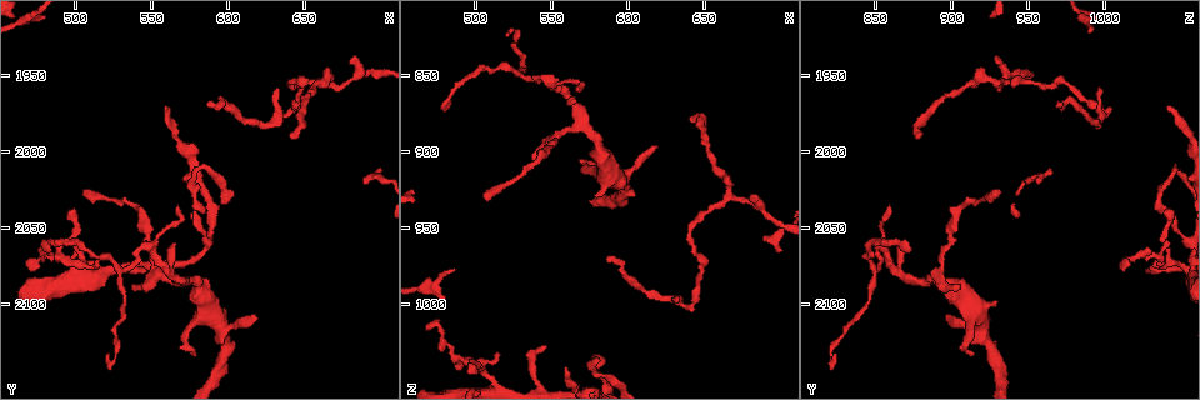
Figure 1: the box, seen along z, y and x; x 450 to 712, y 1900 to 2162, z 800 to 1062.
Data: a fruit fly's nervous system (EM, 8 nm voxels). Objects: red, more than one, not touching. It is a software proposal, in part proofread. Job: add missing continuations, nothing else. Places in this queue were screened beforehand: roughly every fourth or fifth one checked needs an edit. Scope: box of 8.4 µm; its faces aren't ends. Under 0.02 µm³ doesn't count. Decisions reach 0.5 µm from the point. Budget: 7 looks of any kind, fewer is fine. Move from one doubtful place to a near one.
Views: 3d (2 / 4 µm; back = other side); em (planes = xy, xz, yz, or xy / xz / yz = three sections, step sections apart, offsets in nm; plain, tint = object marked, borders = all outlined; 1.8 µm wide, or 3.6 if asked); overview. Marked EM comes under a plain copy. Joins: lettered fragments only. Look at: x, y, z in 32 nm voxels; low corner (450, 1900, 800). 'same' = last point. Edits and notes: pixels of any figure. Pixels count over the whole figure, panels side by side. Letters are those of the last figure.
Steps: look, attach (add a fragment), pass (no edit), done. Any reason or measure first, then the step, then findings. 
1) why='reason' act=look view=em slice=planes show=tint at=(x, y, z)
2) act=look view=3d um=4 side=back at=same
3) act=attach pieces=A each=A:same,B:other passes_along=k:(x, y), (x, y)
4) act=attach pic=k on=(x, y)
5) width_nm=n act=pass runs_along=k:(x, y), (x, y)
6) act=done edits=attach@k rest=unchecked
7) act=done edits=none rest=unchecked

why='an open end' act=look view=3d um=4 at=(520, 2134, 824)

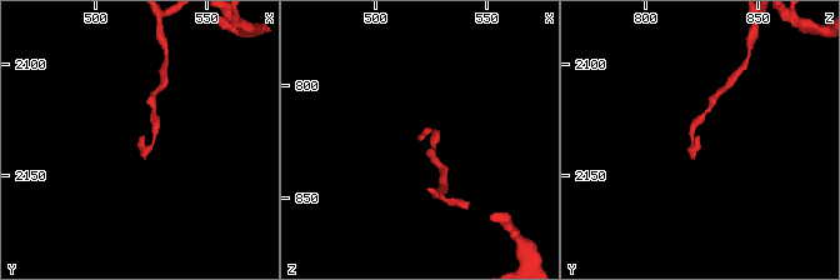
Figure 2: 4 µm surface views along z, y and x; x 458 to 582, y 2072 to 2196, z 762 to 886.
act=look view=em slice=planes show=borders at=(520, 2133, 823)

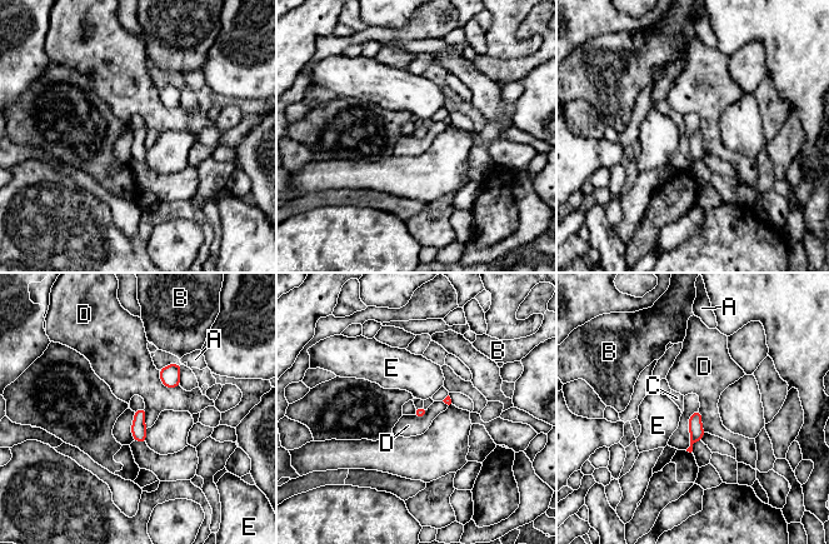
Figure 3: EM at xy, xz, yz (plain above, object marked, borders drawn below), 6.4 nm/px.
width_nm=60 act=pass each=A:other,B:other,C:other,D:other,E:other border=3:(158, 370), (168, 388), (179, 385) found='none of them fits'

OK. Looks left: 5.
why='an open end' act=look view=em slice=planes show=borders at=(640, 1990, 878)

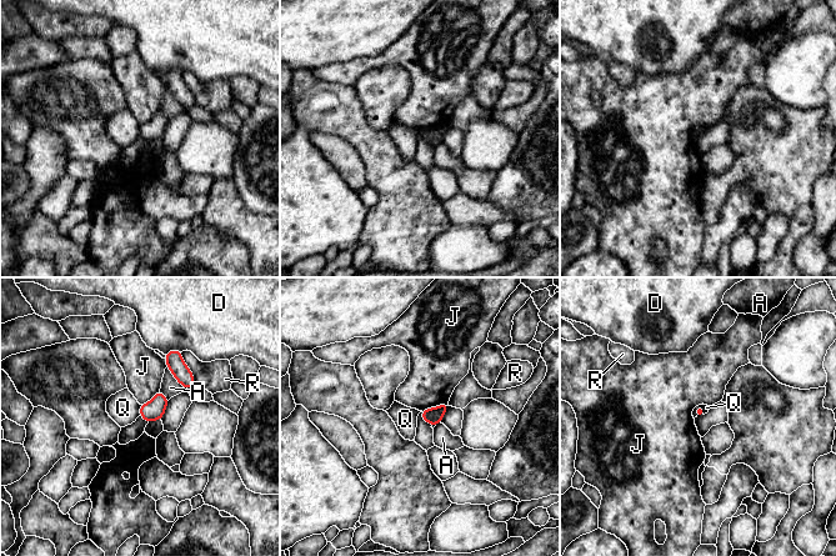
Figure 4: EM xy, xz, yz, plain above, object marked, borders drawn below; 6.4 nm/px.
longest_contact=R:220nm act=pass each=A:other,D:other,J:other,Q:other,R:other border=4:(141, 405), (139, 415) found='none of them fits'

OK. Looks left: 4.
why='thin end' act=look view=em slice=xz step=16 show=tint at=(560, 1970, 1040)

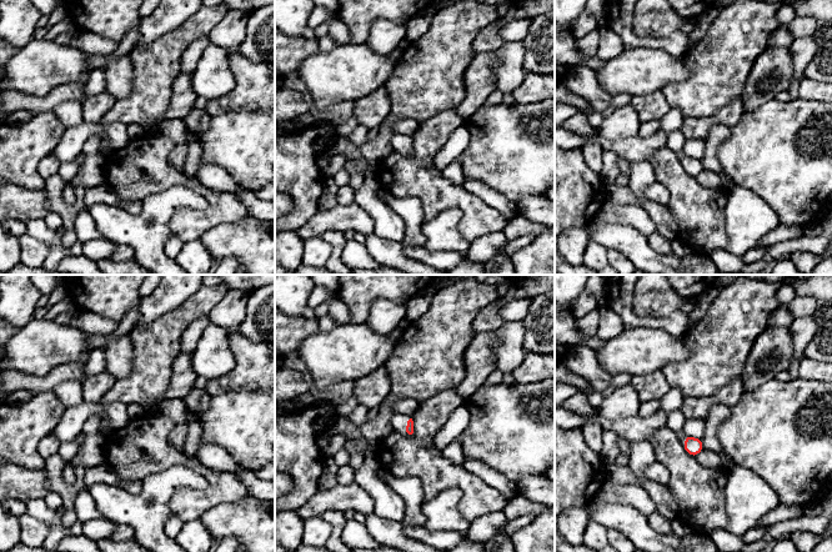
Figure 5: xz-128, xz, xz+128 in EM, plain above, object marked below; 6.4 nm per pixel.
act=look view=em slice=planes show=borders at=same

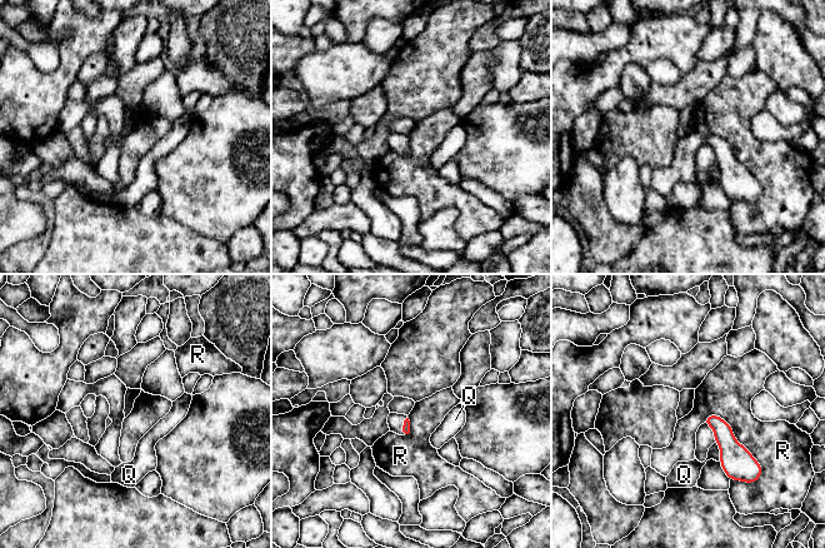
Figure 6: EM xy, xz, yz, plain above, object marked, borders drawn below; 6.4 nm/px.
act=pass each=Q:other,R:other found='no lettered fragment goes on from it'

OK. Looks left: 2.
act=done edits=none rest=unchecked

